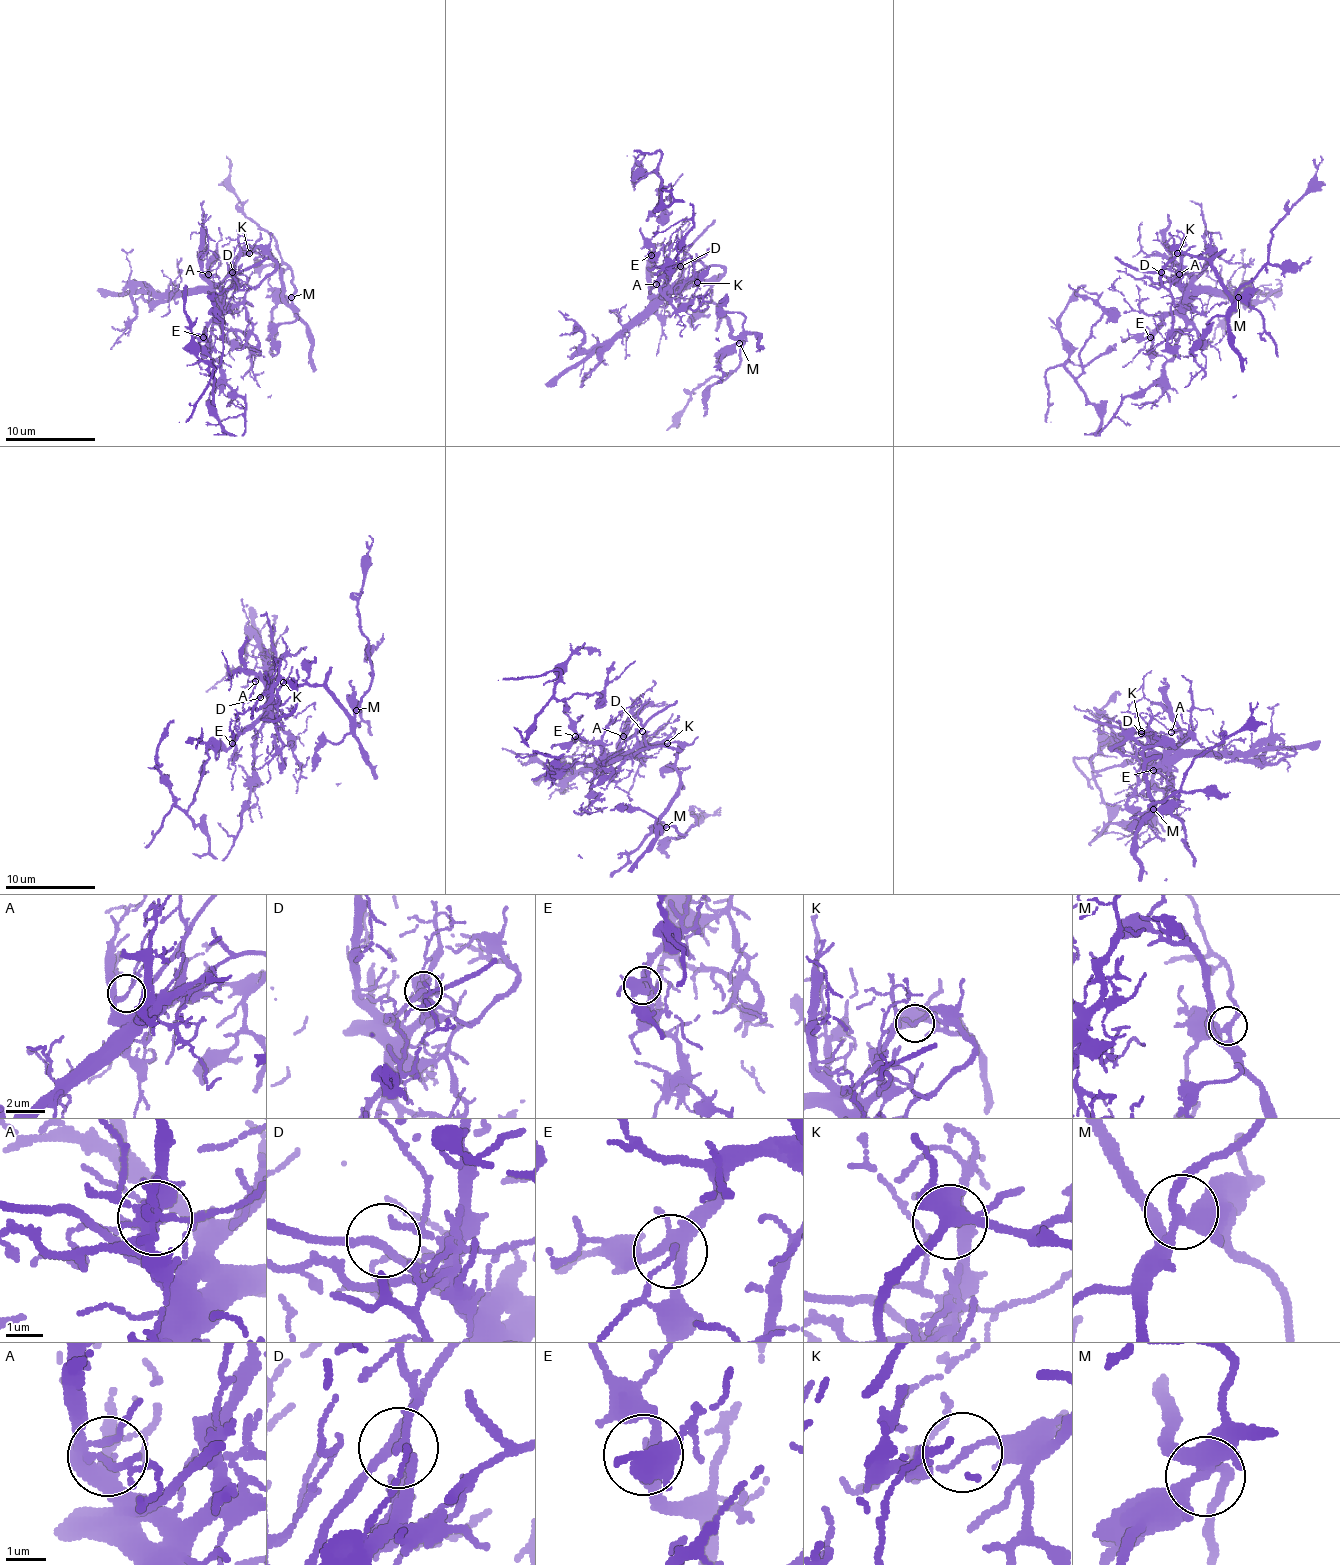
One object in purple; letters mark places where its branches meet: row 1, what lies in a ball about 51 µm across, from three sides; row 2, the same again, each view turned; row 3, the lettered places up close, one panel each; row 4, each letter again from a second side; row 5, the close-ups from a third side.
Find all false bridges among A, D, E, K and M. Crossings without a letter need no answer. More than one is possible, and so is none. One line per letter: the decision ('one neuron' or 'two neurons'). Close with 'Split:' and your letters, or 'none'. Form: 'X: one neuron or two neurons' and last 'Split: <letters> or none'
A: one neuron
D: one neuron
E: one neuron
K: two neurons
M: one neuron
Split: K

